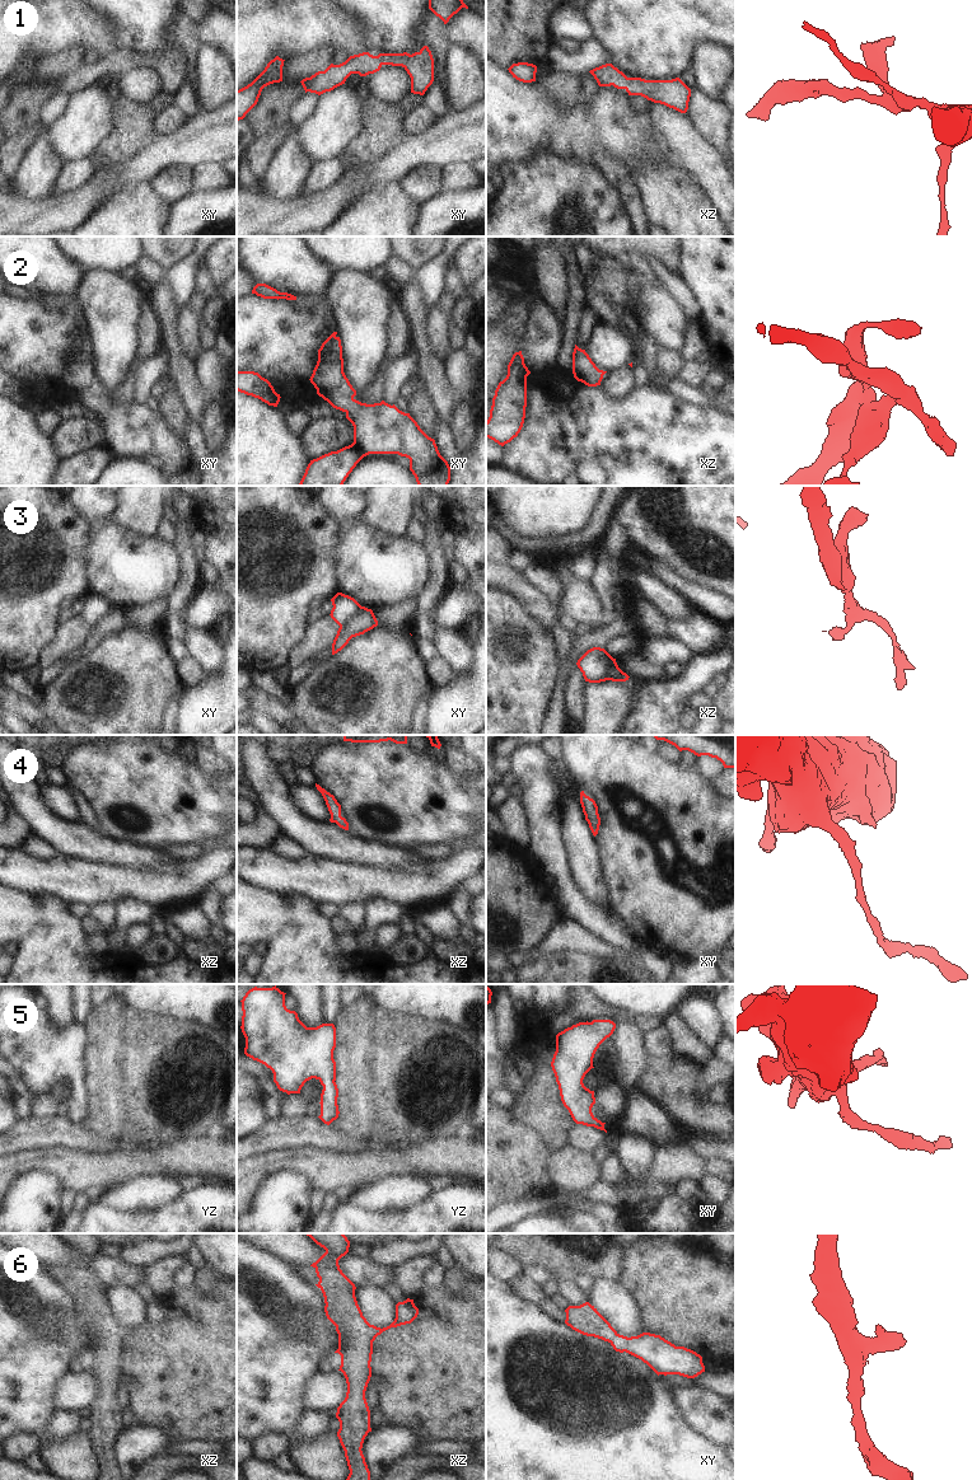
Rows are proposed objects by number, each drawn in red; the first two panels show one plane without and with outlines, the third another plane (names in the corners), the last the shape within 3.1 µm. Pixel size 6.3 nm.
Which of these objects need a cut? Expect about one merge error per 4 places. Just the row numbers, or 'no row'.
3

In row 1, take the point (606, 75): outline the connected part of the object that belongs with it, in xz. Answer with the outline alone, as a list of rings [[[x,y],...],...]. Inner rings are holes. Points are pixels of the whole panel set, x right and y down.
[[[606,64],[589,71],[599,86],[613,85],[625,89],[628,95],[641,95],[654,103],[664,104],[681,113],[688,109],[691,89],[679,79],[645,80],[641,78],[627,78],[612,64]]]

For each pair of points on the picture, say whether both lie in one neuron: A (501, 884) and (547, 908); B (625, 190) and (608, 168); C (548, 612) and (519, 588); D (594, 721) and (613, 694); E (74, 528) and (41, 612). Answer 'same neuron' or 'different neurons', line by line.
A: same neuron
B: same neuron
C: same neuron
D: same neuron
E: same neuron

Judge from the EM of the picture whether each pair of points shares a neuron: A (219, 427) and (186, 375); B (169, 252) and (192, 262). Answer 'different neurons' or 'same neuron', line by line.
A: different neurons
B: different neurons

